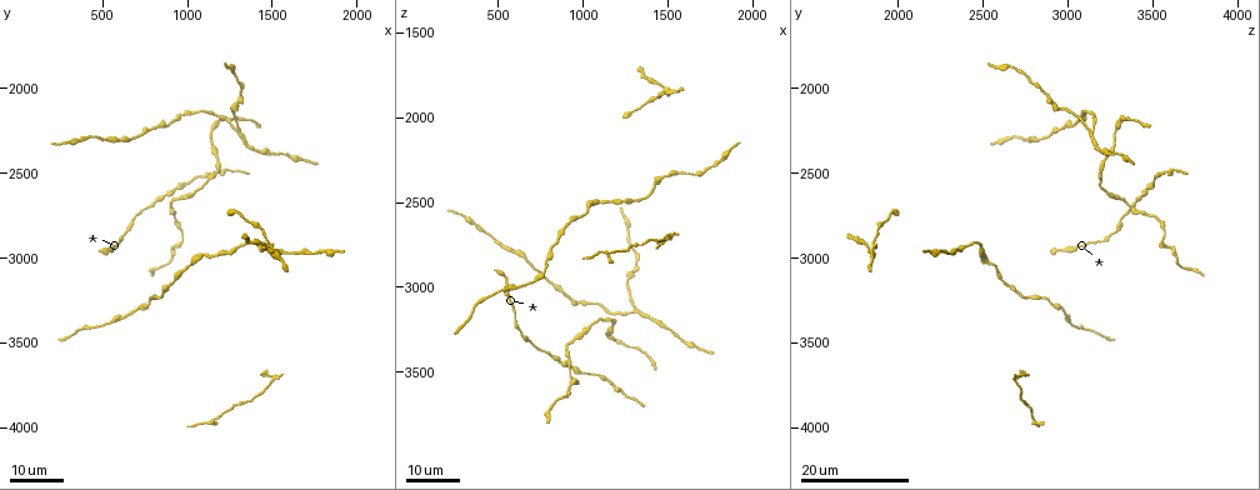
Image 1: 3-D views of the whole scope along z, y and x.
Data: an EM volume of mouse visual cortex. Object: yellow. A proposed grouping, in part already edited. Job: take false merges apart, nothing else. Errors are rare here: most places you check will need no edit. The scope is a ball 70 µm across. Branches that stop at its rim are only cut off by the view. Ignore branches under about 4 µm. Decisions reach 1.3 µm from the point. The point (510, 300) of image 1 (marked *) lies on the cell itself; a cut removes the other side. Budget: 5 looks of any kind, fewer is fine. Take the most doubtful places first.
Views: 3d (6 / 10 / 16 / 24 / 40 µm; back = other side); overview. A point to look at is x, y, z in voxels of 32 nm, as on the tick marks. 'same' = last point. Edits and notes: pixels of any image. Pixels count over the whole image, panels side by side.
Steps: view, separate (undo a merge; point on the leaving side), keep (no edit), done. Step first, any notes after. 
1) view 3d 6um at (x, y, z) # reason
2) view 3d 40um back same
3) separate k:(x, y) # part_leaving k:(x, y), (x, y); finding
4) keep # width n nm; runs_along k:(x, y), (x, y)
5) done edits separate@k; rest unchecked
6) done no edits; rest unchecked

view 3d 24um at (1500, 3700, 2720) # three-way junction

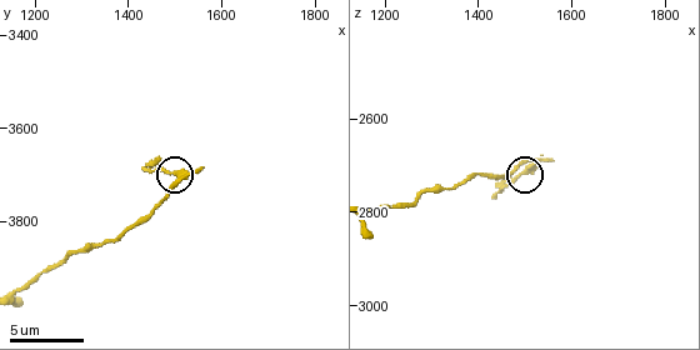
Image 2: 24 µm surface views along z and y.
view 3d 10um at (1505, 3705, 2700) # zoom in

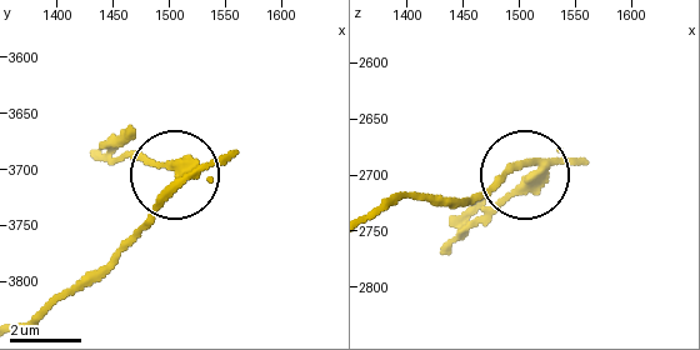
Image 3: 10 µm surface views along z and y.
keep # one cell here

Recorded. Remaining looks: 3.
view 3d 24um at (1300, 2260, 3120) # branch point

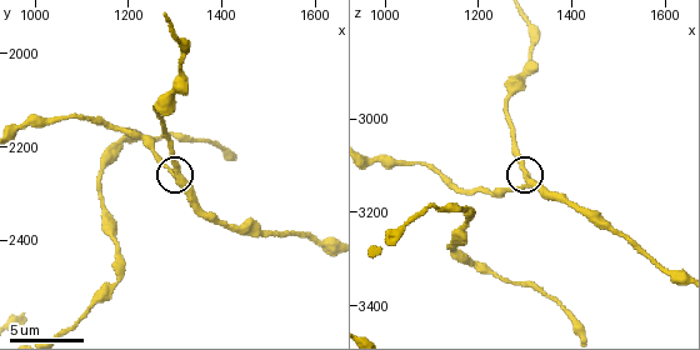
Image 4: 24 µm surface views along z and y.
view 3d 10um at (1300, 2250, 3130)

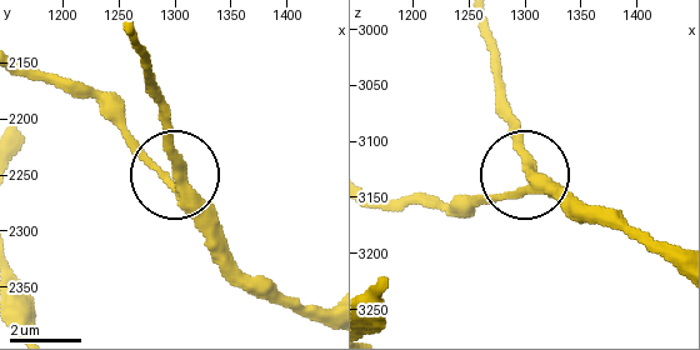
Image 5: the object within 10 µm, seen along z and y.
keep # arms 3; all the same cell

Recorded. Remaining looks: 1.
done no edits; rest unchecked

